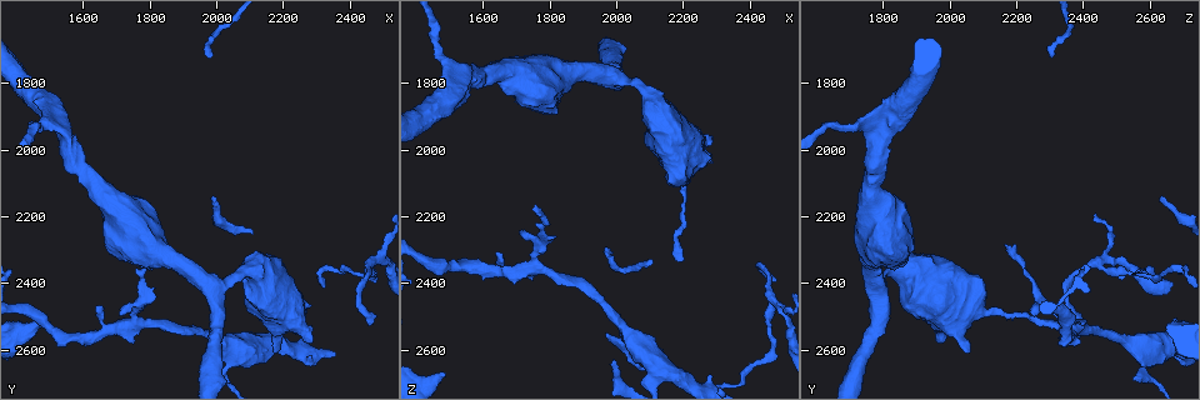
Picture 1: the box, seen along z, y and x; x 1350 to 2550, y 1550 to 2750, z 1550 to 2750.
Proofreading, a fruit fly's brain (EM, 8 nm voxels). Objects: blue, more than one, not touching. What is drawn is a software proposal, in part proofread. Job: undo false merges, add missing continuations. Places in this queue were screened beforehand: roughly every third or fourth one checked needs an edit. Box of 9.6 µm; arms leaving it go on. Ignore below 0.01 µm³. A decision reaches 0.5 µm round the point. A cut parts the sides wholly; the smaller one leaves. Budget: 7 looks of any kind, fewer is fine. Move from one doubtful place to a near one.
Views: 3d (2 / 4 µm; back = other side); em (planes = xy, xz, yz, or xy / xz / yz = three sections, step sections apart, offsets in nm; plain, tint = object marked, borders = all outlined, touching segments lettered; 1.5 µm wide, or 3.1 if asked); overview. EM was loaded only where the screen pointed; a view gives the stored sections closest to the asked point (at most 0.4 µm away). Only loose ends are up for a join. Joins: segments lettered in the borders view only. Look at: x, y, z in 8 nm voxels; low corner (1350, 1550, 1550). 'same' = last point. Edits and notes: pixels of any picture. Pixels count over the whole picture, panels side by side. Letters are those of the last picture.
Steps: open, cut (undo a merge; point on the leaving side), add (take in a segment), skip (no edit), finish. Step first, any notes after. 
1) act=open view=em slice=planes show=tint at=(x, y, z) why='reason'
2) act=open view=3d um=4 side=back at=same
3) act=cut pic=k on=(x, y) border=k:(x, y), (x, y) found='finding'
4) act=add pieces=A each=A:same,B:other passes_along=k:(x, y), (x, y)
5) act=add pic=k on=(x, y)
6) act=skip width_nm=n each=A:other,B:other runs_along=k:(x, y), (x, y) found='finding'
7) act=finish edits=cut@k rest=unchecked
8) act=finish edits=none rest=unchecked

act=open view=3d um=2 at=(1480, 2510, 2670) why='thick end'

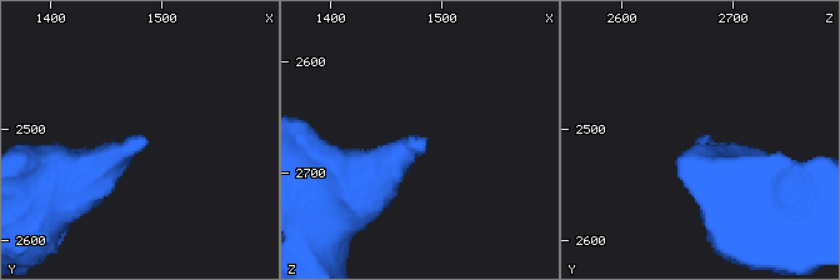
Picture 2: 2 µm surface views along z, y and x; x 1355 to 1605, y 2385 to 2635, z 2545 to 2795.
act=open view=em slice=planes show=borders at=(1484, 2506, 2666) why='need the tissue'

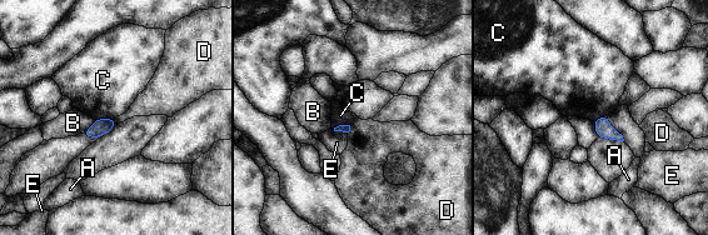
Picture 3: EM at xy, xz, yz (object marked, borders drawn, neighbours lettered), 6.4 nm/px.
act=skip each=A:other,B:other,C:other,D:other,E:other border=3:(352, 124), (339, 124), (333, 129) found='none of them fits'

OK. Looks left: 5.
act=open view=em slice=planes show=tint at=(2460, 2340, 2450) why='abrupt turn'

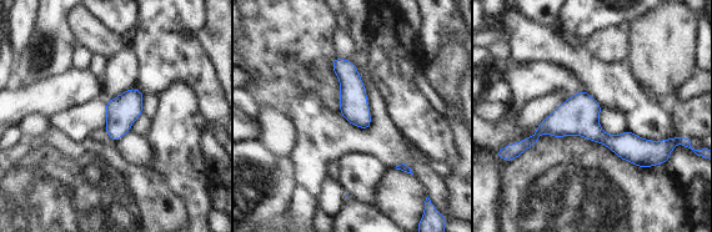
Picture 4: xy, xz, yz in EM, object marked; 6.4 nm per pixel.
act=open view=em slice=planes show=borders at=same why='what lies round it'

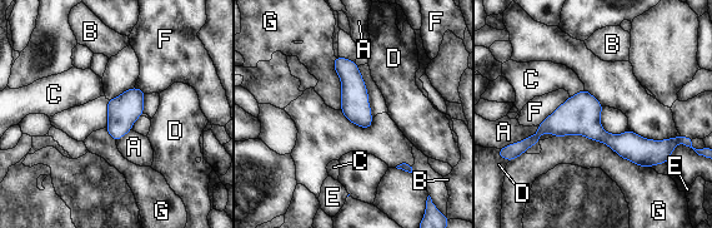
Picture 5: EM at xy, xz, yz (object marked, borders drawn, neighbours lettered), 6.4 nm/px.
act=skip each=A:other,B:other,C:other,D:other,E:other,F:other,G:other found='continuous, no second neuron'

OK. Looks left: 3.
act=open view=3d um=2 at=(1750, 2290, 2160)

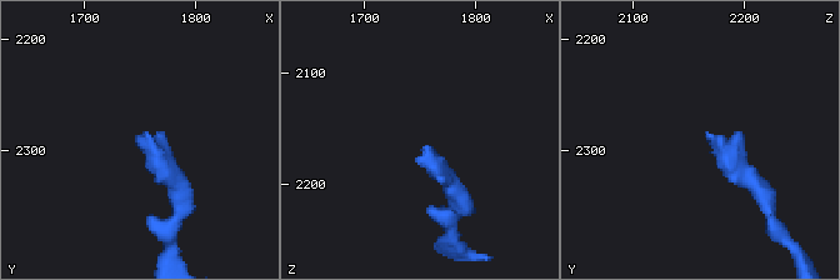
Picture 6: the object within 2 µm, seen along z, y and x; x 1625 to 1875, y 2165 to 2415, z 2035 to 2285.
act=open view=em slice=xz step=8 show=tint at=(1756, 2284, 2164) why='shape alone is not enough'

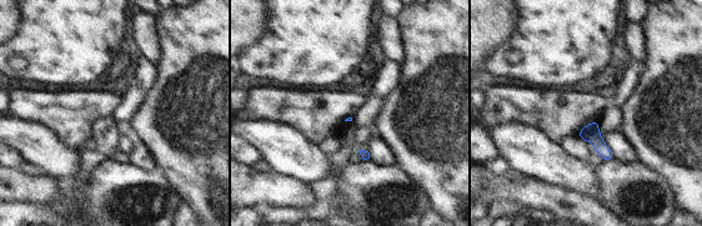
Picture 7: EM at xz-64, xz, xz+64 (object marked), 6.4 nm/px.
act=open view=em slice=yz step=4 show=borders at=same why='another direction'

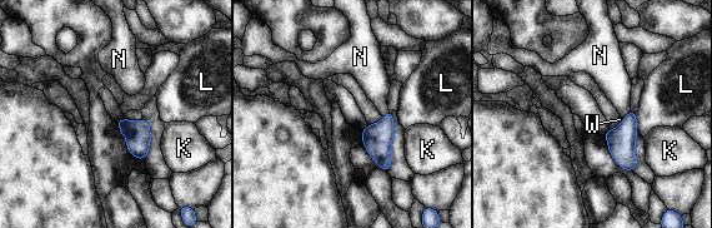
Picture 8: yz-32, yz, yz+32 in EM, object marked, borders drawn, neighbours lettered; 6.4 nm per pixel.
act=add pieces=N each=K:other,L:other,N:same,W:other passes_along=8:(621, 140), (627, 114), (613, 80) found='it goes on there'

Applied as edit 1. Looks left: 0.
act=finish edits=add@8 rest=unchecked

